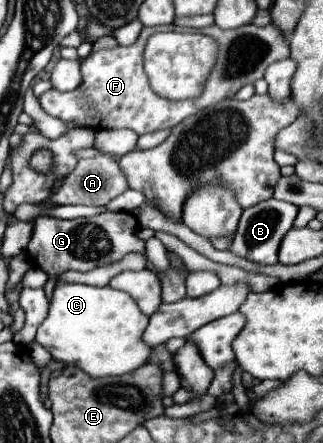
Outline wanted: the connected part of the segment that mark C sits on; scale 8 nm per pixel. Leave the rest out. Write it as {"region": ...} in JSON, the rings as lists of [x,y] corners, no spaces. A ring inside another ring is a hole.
{"region":[[[55,283],[51,303],[49,303],[49,315],[37,329],[37,343],[43,345],[55,361],[79,367],[91,377],[125,375],[125,373],[135,371],[149,359],[151,347],[147,347],[141,339],[147,323],[149,323],[149,317],[139,311],[135,301],[125,291],[111,289],[109,285],[93,287],[93,285],[83,285],[83,283]]]}

